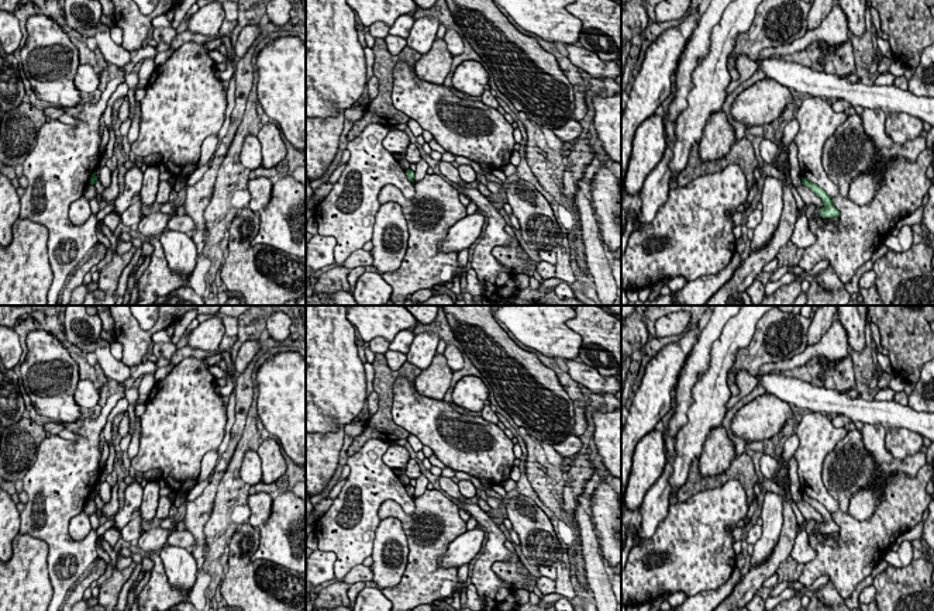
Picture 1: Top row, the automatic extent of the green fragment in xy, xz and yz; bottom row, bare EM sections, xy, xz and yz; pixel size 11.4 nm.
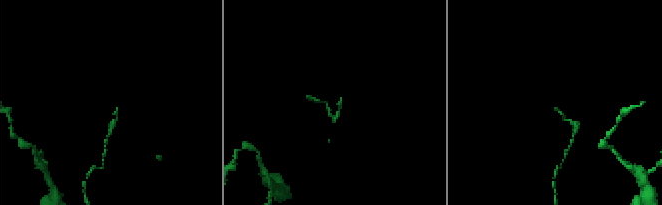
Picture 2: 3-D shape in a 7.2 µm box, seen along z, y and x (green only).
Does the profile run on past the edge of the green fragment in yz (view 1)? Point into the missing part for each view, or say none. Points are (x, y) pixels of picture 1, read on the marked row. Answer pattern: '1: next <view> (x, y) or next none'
1: next none

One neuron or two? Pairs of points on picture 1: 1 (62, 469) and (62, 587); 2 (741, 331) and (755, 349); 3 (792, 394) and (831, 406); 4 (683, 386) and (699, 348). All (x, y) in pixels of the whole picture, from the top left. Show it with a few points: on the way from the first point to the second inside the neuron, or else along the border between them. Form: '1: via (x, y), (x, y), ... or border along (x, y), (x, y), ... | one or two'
1: via (57, 499), (57, 558) | one
2: border along (758, 320), (751, 341), (737, 352), (731, 368) | two
3: via (802, 394), (822, 400) | one
4: via (689, 376), (699, 358) | one

